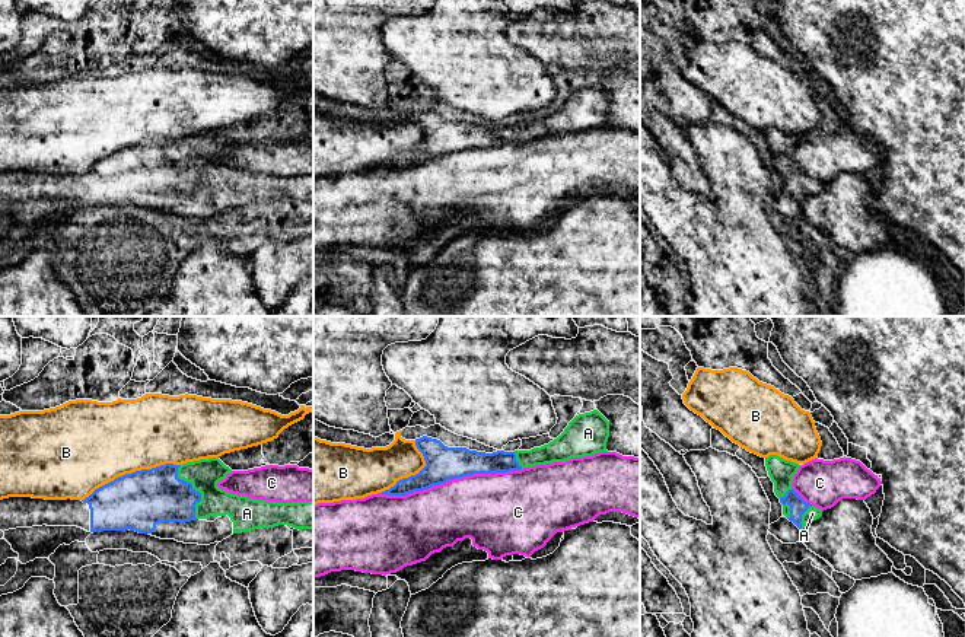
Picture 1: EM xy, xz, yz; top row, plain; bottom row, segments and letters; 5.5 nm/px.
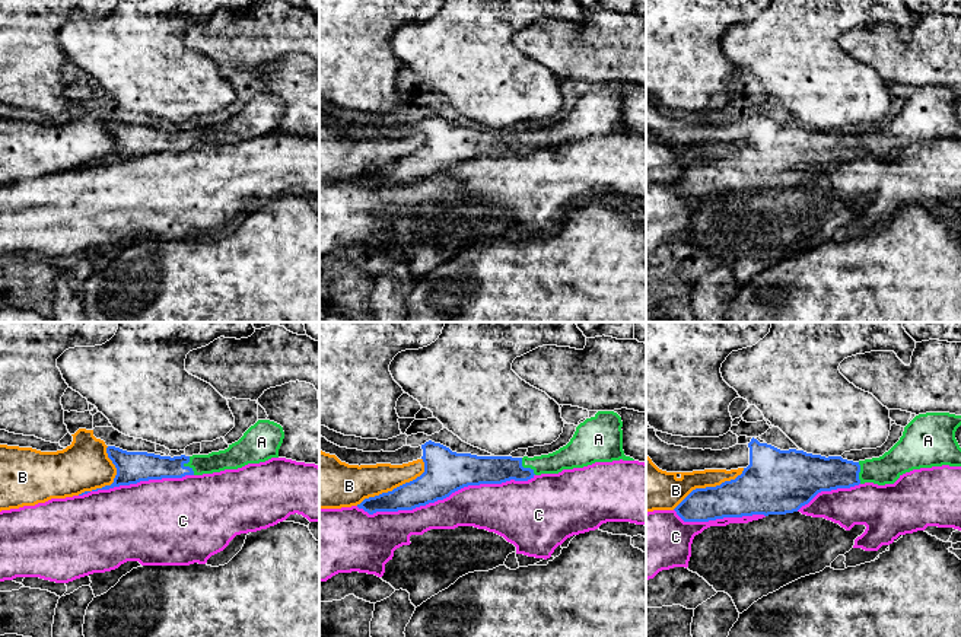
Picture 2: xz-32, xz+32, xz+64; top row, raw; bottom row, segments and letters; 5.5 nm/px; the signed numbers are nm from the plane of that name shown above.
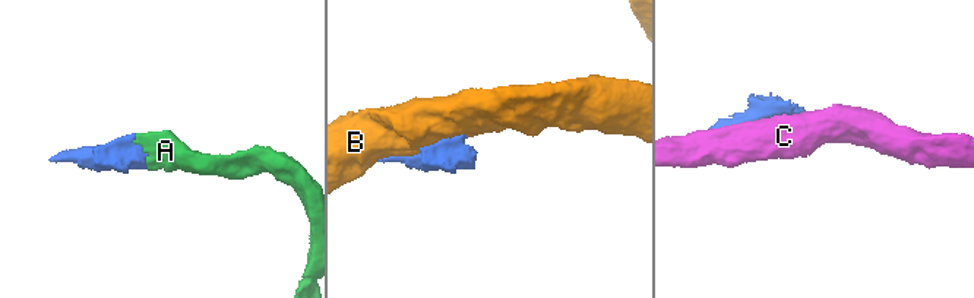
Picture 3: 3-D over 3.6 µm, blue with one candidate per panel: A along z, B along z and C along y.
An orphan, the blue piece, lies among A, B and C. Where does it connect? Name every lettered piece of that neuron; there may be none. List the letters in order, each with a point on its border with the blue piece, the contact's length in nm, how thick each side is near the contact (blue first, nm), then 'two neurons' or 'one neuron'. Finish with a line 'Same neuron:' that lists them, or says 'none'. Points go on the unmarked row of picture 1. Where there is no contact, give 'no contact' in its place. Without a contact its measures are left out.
A: meets blue in xy at (193, 162); contact 320 nm long; 300 nm thick on the blue side, 170 nm on the other; one neuron
B: meets blue in xy at (131, 146); contact 600 nm long; 320 nm thick on the blue side, 440 nm on the other; two neurons
C: meets blue in xz at (449, 152); contact 800 nm long; 190 nm thick on the blue side, 380 nm on the other; two neurons
Same neuron: A

